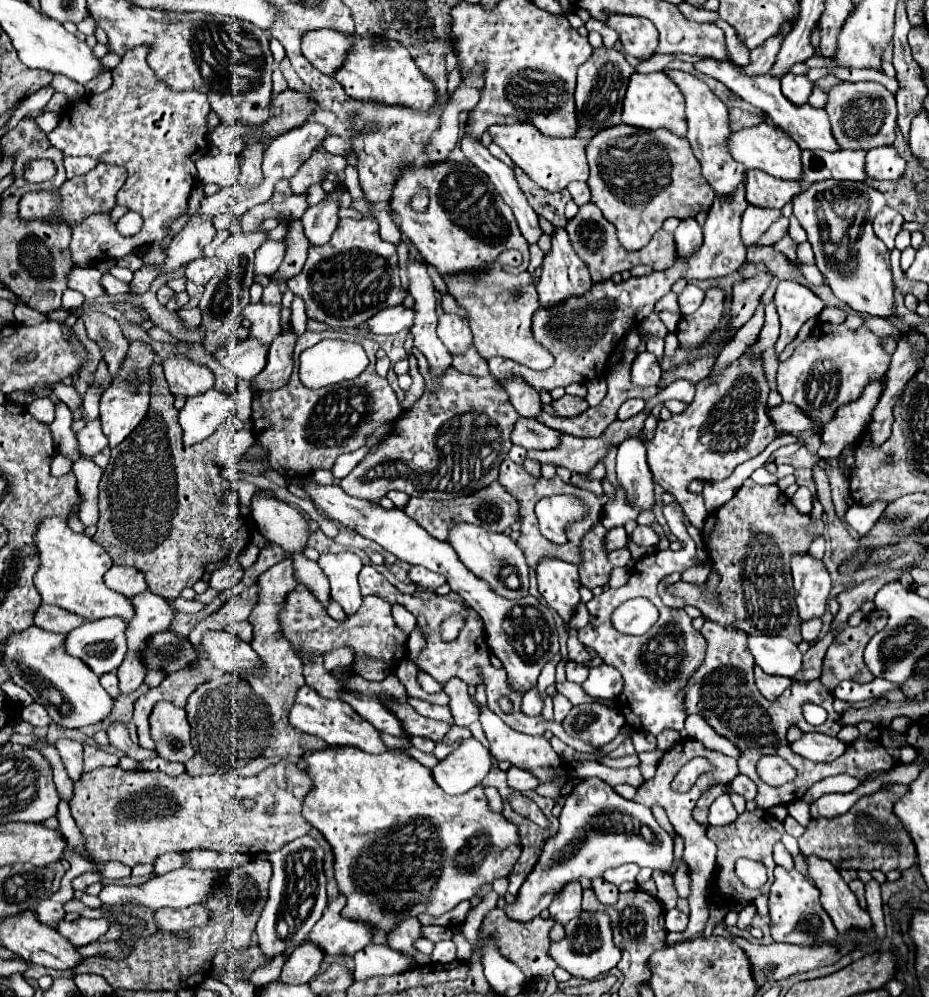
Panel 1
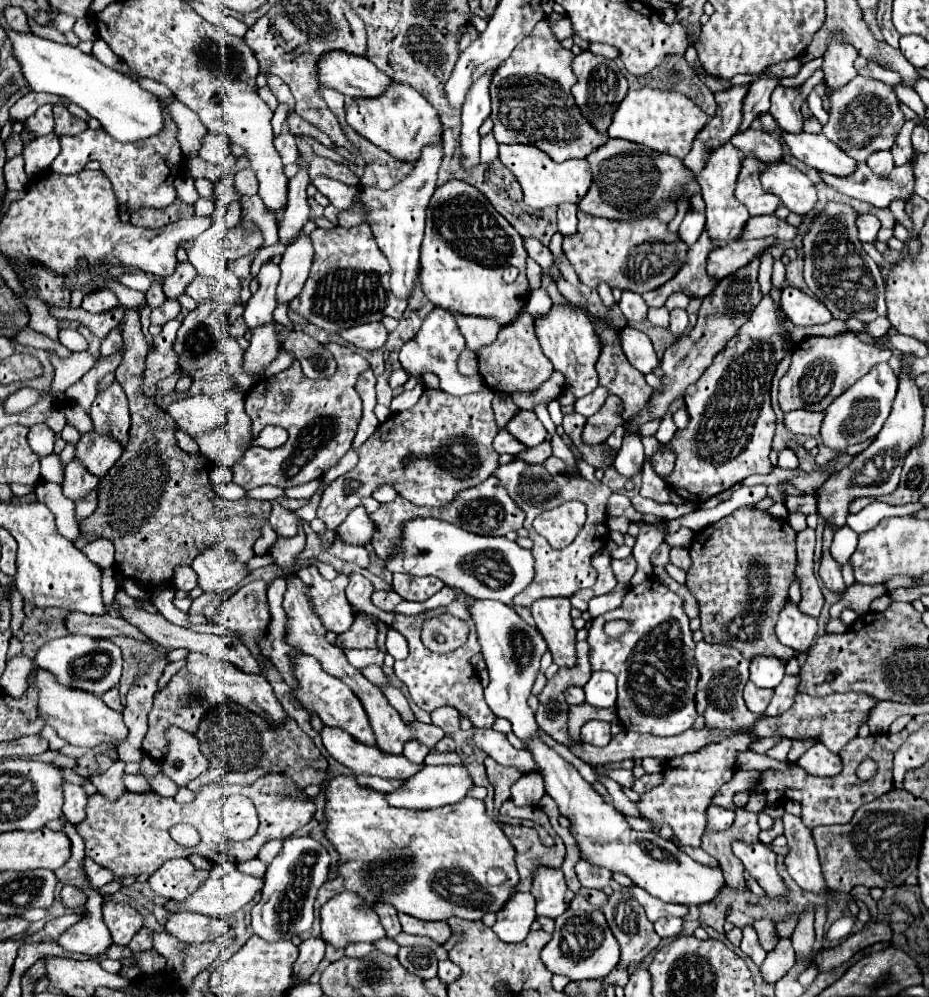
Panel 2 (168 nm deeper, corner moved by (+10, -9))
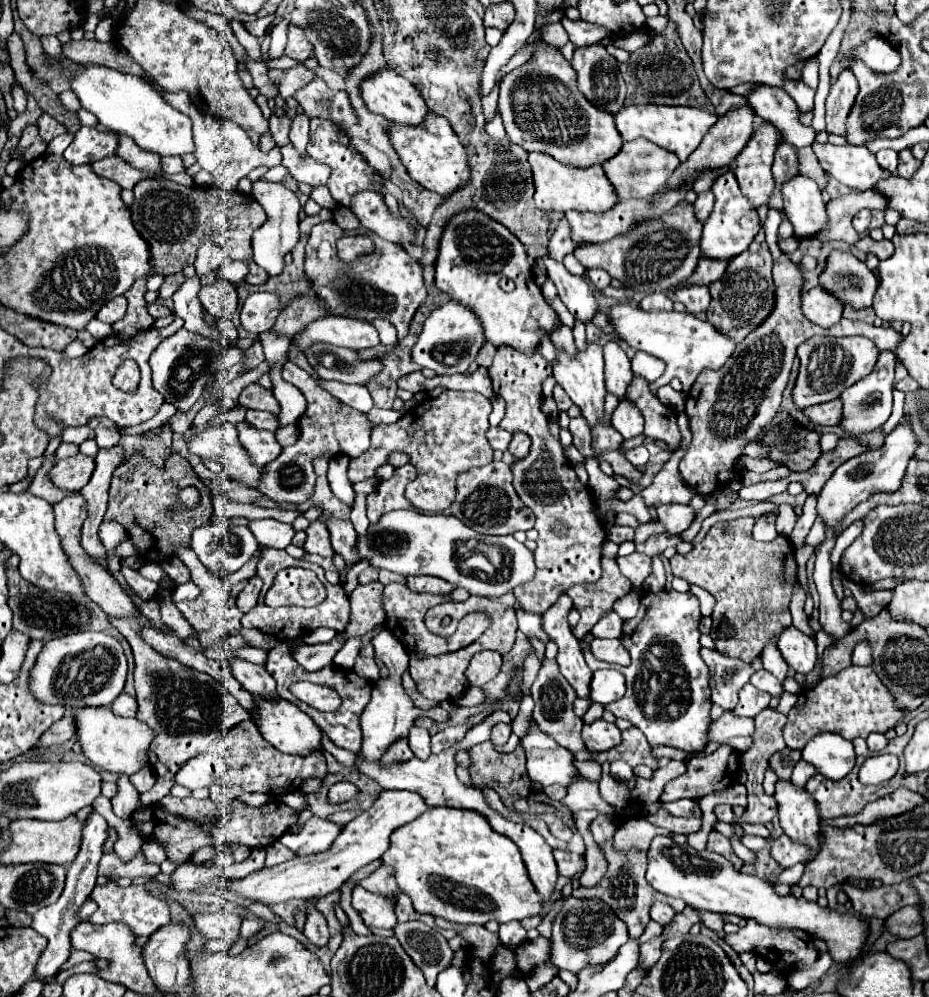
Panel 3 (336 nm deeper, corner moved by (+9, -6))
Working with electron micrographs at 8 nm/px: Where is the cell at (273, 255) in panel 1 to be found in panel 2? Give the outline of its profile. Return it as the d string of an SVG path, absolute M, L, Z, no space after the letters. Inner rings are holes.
M300 167L300 171L288 183L288 207L284 211L284 219L280 223L280 241L290 241L298 229L308 221L308 201L306 201L306 187L308 187L308 169Z

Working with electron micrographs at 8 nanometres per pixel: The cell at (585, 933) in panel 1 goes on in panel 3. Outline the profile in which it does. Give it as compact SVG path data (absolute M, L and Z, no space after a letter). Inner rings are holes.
M569 896L553 922L553 936L551 936L551 962L559 970L579 972L587 966L605 966L615 956L617 950L629 940L625 924L605 906L605 902L597 898L579 900Z

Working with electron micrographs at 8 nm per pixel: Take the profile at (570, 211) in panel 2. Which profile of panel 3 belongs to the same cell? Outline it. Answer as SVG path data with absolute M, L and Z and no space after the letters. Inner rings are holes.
M563 216L557 224L557 230L555 234L551 236L549 240L549 254L553 254L553 258L557 258L559 262L563 260L565 254L573 252L573 238L571 238L571 226L569 226L569 220Z

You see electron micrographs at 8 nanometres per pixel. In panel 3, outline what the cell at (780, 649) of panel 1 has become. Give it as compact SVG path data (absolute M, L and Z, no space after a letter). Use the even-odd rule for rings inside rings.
M757 670L757 672L751 676L751 684L757 686L759 690L763 690L763 692L769 692L771 696L783 692L781 682L779 682L771 672L767 672L767 670Z

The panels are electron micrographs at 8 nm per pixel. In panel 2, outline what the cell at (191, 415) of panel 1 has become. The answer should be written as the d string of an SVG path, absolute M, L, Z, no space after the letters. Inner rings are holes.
M240 391L224 393L220 405L228 415L226 427L196 437L196 443L210 461L230 469L252 447L256 437L252 435L252 423L244 411L244 395Z

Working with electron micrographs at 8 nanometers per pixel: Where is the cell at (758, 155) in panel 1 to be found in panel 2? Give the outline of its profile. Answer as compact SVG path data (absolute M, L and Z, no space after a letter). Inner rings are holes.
M770 163L768 169L760 177L762 187L780 197L782 205L788 207L796 215L810 215L818 201L814 183L806 173L798 171L790 163Z

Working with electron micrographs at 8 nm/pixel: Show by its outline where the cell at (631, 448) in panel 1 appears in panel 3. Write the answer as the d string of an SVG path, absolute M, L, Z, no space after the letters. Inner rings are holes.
M621 400L617 410L613 412L613 426L619 430L619 434L629 440L637 434L643 434L643 418L637 412L637 408L631 402Z

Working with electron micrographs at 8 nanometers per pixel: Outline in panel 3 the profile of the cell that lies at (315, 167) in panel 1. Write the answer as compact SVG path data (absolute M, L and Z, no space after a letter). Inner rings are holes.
M313 118L313 120L311 120L307 154L309 154L313 160L331 166L332 185L327 185L327 187L332 197L341 206L349 206L349 196L351 196L353 192L361 192L361 190L381 192L379 188L373 186L373 182L379 180L379 178L377 178L377 172L375 172L357 152L353 152L349 146L345 146L345 144L339 142L339 128L335 128L331 122L319 120L319 118Z

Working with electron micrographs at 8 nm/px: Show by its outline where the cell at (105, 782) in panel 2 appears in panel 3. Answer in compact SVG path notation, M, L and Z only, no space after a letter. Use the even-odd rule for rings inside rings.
M121 774L117 780L117 794L111 798L113 804L113 812L119 818L129 818L133 814L133 810L137 810L139 806L139 792L135 790L135 786L129 782L129 776Z

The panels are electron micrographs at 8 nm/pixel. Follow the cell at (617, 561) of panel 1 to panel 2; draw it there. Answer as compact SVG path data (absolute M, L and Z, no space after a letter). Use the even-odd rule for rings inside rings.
M630 555L622 561L612 561L612 569L614 569L614 575L620 583L630 583L630 579L636 571L636 559Z

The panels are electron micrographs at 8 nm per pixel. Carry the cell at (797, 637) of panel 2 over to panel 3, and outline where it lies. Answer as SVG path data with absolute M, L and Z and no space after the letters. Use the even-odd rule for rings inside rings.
M787 626L781 632L781 638L777 642L779 652L787 660L787 664L799 672L799 674L809 674L815 668L817 662L817 644L811 636L803 634L795 626Z

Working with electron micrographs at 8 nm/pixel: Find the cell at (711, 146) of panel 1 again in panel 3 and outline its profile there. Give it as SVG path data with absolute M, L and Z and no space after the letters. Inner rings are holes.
M727 168L711 186L711 192L715 196L715 208L707 222L703 224L703 236L701 236L701 254L709 258L735 258L747 246L753 242L755 234L761 230L757 210L749 204L749 200L741 194L735 172Z

